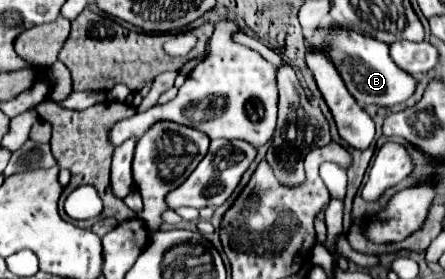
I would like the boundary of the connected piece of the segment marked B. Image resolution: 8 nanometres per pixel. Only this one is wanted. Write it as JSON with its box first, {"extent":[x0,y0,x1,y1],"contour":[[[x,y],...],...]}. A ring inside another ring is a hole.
{"extent":[306,26,418,106],"contour":[[[328,26],[318,28],[310,38],[306,38],[306,42],[310,48],[322,50],[336,64],[336,68],[340,68],[340,74],[348,90],[360,104],[394,106],[406,102],[416,90],[418,80],[392,62],[388,44],[384,42],[378,42],[358,32],[344,32],[344,28],[328,28]]]}

